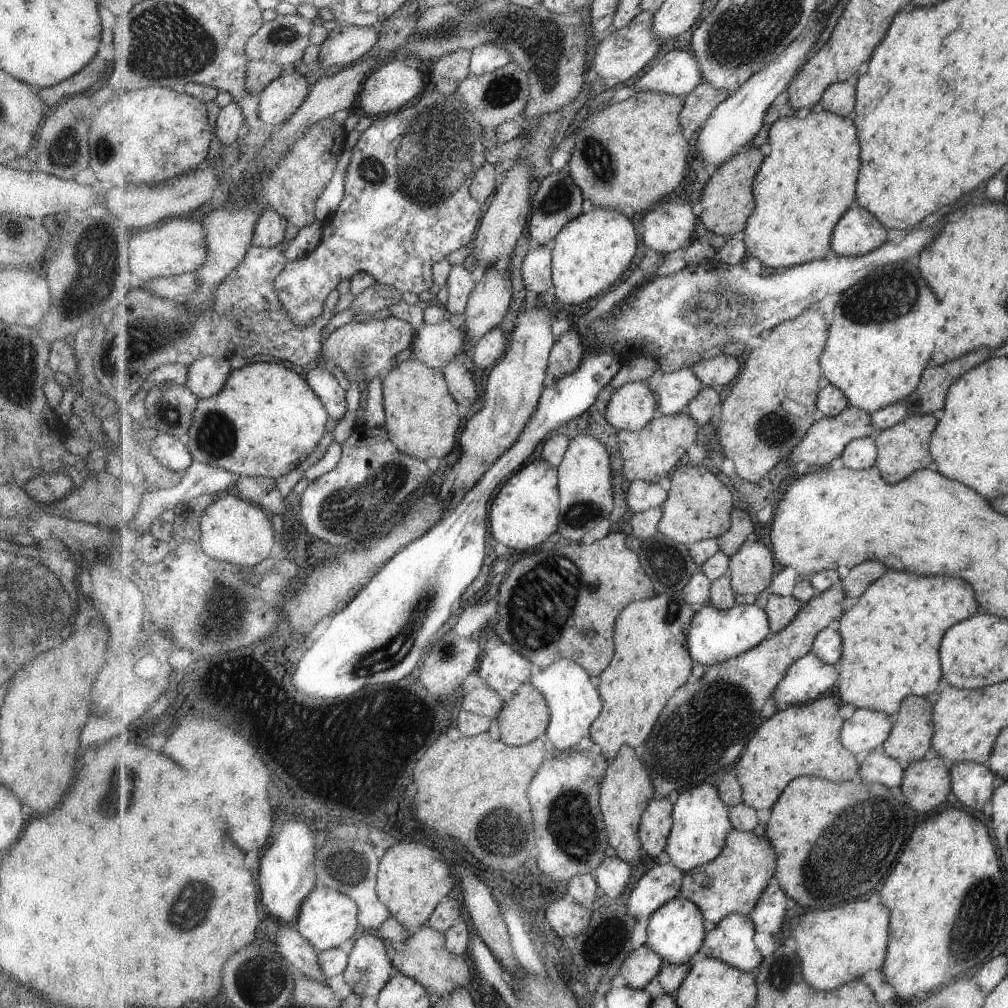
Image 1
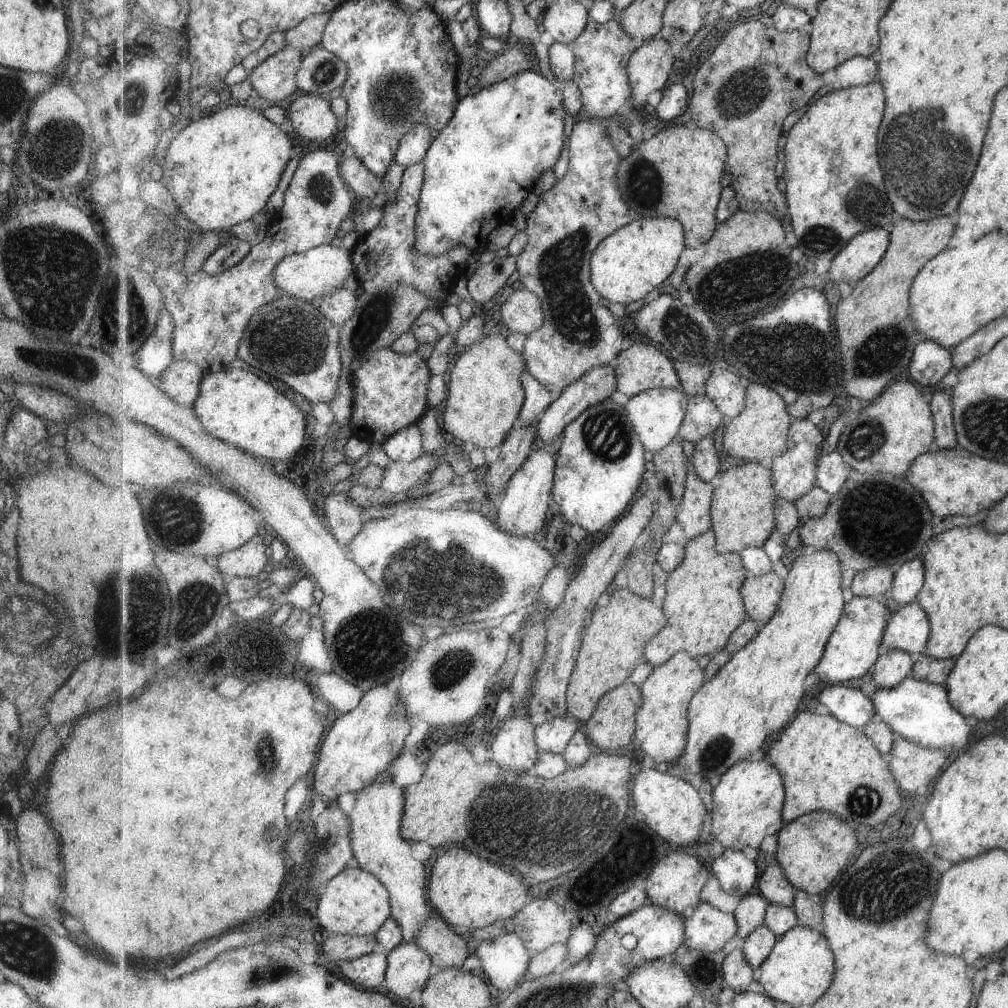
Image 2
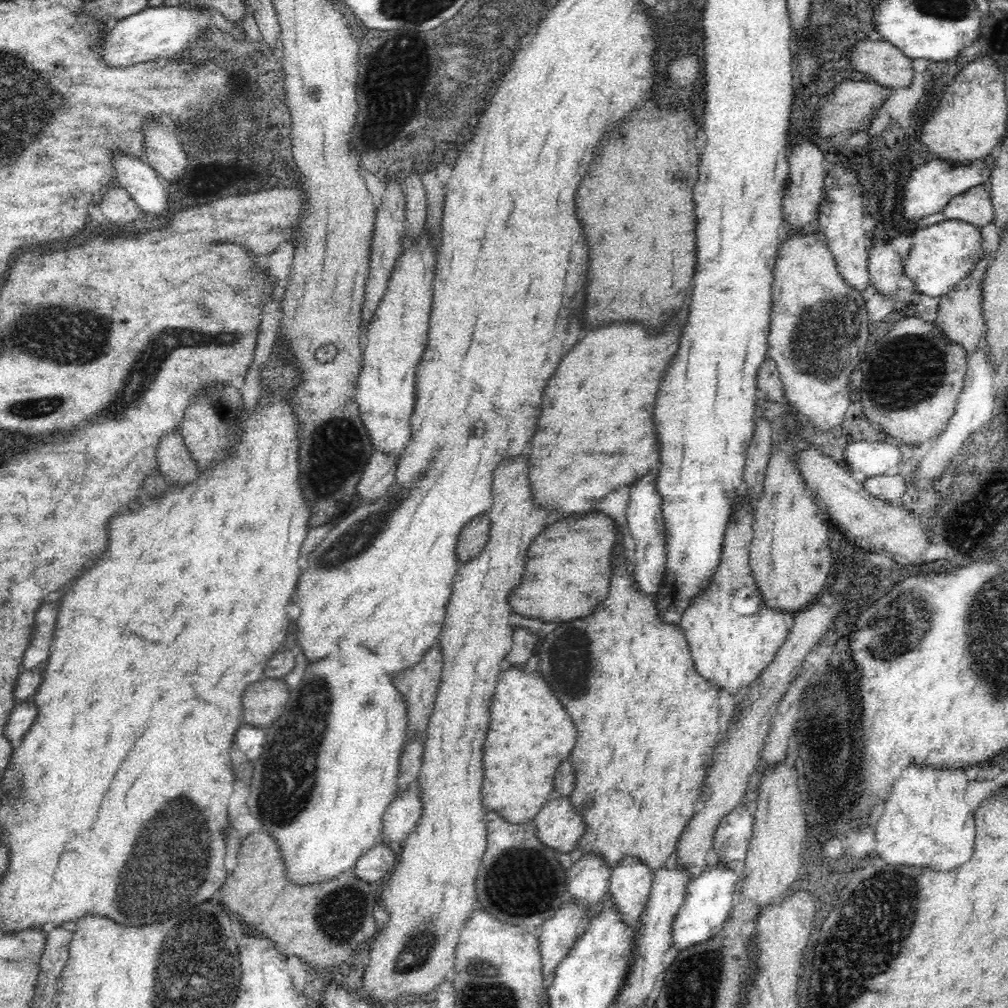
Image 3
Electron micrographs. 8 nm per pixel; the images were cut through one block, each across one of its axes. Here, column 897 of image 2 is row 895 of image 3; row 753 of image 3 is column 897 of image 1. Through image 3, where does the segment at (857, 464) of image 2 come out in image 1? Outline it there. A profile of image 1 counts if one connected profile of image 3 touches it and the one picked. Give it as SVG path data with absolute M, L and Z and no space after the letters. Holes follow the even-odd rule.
M916 415L897 424L891 429L876 433L875 440L878 447L878 460L876 466L887 482L901 482L911 474L922 469L928 469L934 462L930 454L930 441L935 428L939 425L938 415Z

